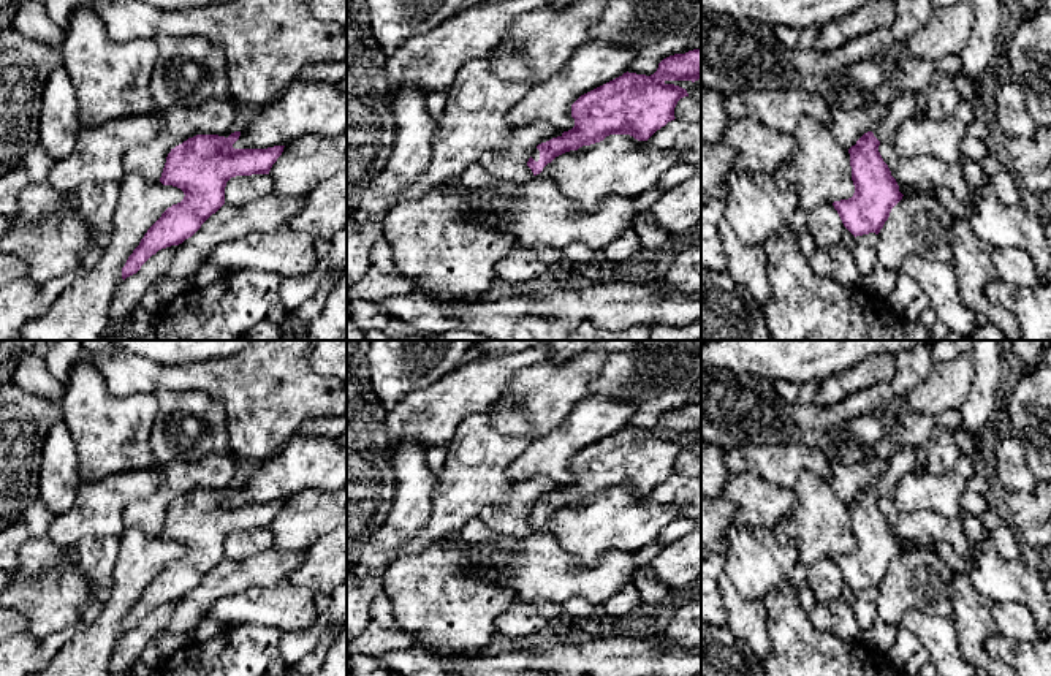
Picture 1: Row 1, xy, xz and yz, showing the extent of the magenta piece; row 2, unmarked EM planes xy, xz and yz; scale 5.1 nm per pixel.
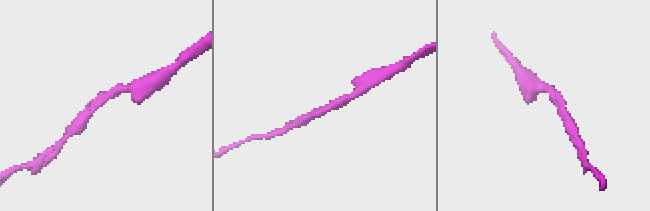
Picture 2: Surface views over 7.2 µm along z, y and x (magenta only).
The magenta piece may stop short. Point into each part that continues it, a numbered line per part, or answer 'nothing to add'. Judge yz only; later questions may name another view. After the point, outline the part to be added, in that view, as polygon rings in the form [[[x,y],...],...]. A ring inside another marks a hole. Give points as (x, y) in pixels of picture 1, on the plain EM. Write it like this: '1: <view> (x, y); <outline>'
1: yz (901, 463); [[[904,448],[890,454],[883,477],[872,484],[874,491],[880,497],[893,497],[897,481],[904,475],[915,472],[918,454],[920,451],[913,448]]]

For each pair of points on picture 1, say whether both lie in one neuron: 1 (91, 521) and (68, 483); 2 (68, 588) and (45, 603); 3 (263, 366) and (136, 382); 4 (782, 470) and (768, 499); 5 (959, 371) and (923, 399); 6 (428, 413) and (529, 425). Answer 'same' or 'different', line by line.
1: different
2: same
3: same
4: different
5: same
6: different

